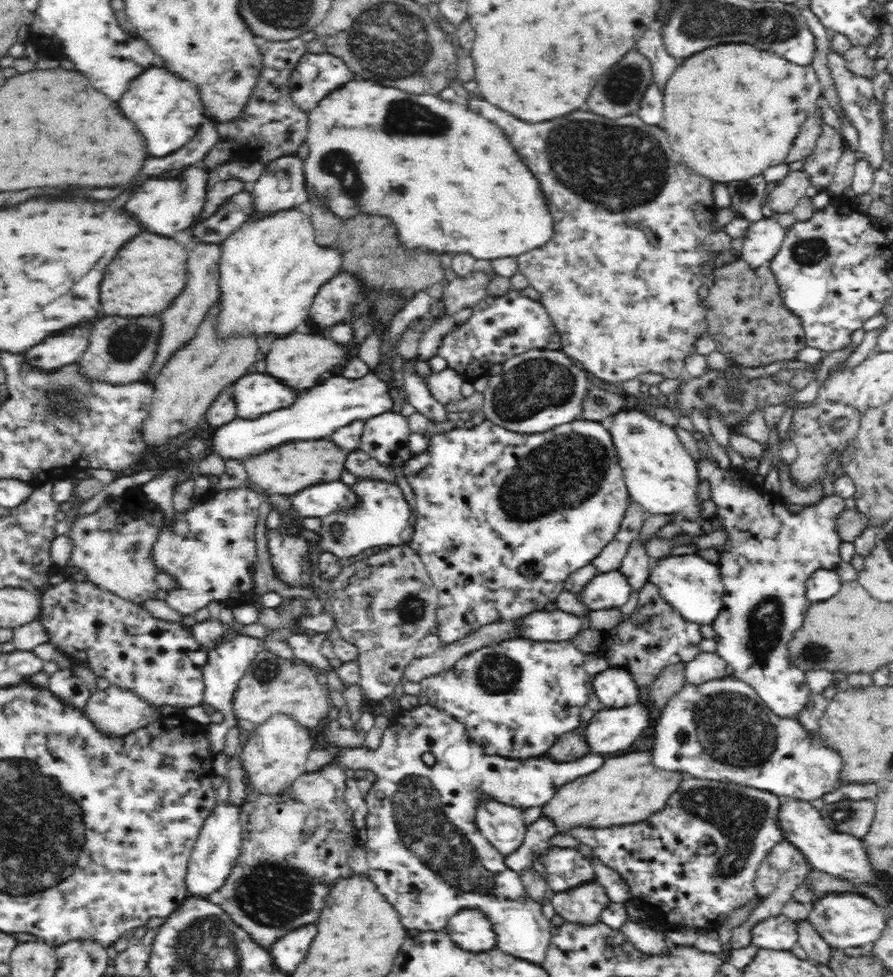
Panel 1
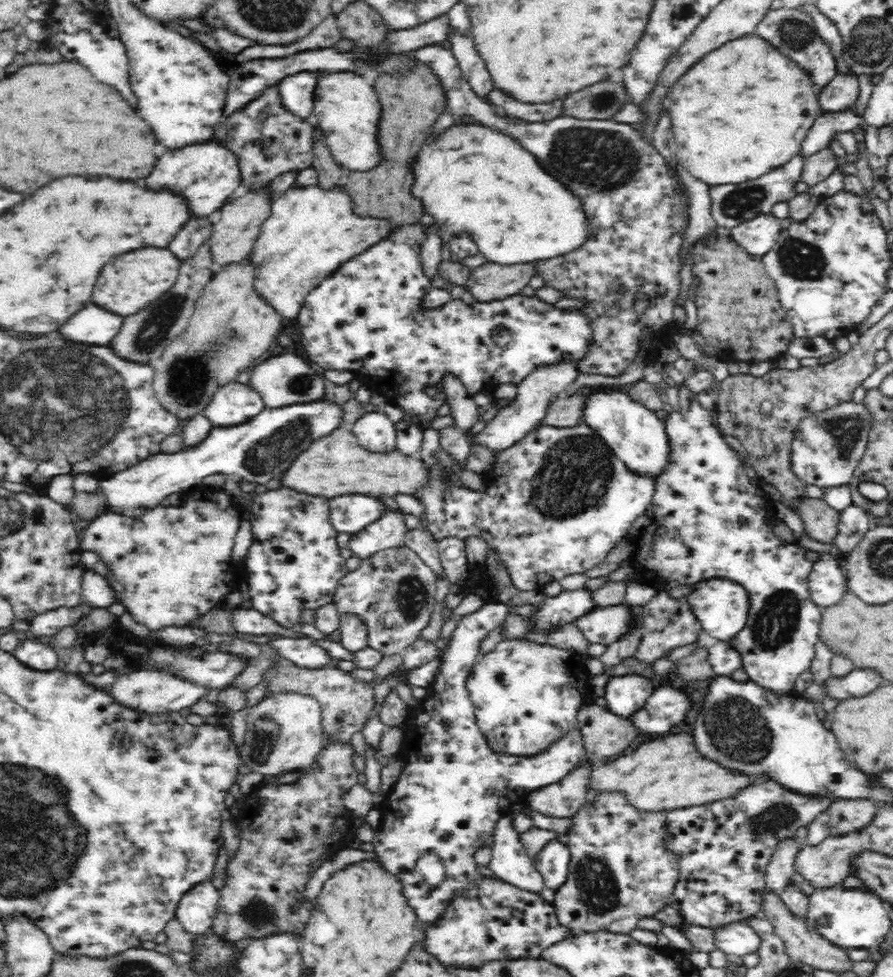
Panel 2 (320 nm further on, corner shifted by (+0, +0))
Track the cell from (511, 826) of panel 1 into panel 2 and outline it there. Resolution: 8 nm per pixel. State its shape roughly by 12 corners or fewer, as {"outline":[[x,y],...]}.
{"outline":[[514,813],[494,825],[488,867],[500,880],[535,893],[544,888]]}

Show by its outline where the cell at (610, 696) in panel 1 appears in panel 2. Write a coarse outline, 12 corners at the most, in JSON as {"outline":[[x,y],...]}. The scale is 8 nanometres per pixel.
{"outline":[[633,672],[610,676],[606,709],[624,718],[636,713],[655,690]]}

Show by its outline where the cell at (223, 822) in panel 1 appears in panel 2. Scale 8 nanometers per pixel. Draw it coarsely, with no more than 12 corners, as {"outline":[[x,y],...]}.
{"outline":[[212,879],[184,892],[175,917],[193,936],[209,933],[220,898]]}

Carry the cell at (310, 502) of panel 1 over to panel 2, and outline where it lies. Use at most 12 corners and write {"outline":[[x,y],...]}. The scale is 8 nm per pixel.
{"outline":[[328,499],[336,532],[353,535],[386,510],[380,499]]}

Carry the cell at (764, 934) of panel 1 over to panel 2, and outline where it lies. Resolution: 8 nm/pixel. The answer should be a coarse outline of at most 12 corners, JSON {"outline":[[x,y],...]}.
{"outline":[[746,921],[717,931],[716,948],[756,954],[762,938]]}

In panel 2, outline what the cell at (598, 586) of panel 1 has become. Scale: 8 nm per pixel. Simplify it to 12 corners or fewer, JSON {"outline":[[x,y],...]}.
{"outline":[[581,587],[546,597],[530,617],[551,631],[594,610],[592,590]]}

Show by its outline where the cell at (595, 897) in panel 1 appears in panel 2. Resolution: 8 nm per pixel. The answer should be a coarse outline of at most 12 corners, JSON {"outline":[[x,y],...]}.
{"outline":[[600,794],[572,818],[572,933],[630,934],[668,906],[665,812]]}

